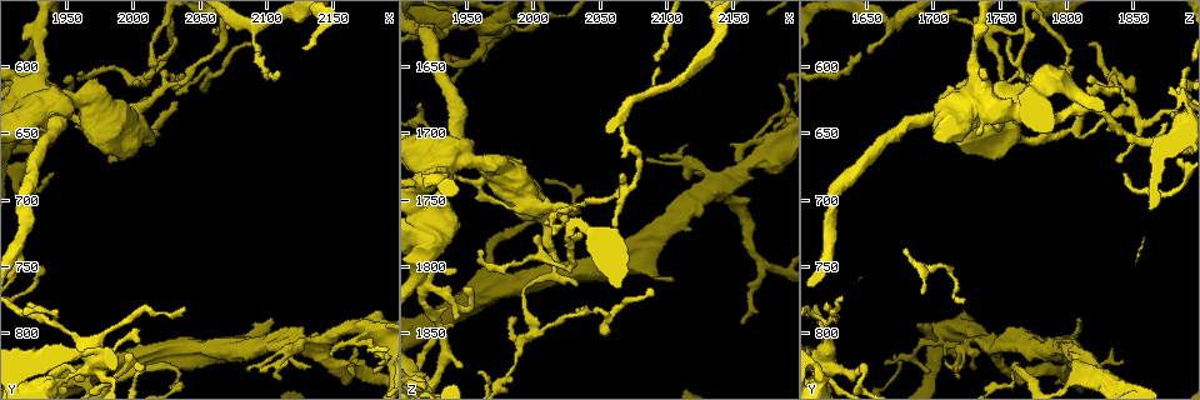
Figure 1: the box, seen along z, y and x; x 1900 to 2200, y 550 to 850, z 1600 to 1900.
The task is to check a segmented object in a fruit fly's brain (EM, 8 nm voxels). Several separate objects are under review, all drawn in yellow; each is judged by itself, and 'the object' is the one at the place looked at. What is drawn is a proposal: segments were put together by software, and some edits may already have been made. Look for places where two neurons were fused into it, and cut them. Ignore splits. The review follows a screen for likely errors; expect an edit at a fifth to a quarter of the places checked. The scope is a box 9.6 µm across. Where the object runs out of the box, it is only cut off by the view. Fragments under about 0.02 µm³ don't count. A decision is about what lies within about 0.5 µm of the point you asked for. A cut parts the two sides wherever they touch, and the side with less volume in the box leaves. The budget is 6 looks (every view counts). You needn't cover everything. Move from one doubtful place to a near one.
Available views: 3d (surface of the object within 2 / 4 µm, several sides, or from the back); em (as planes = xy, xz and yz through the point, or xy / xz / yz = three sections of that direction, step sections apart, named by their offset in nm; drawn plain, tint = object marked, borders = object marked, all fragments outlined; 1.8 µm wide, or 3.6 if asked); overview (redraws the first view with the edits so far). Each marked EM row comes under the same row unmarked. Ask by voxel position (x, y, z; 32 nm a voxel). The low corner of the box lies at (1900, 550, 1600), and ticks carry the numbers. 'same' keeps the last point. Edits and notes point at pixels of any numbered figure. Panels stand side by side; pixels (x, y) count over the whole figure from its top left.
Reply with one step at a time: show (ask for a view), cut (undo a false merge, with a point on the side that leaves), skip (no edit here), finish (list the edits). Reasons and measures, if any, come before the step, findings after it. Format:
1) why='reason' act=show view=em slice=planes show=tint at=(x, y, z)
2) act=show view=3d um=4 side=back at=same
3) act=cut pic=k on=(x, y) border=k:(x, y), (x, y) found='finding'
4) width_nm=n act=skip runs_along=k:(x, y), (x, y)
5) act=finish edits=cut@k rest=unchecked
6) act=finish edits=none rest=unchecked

why='sudden change in width' act=show view=3d um=4 at=(1962, 642, 1732)

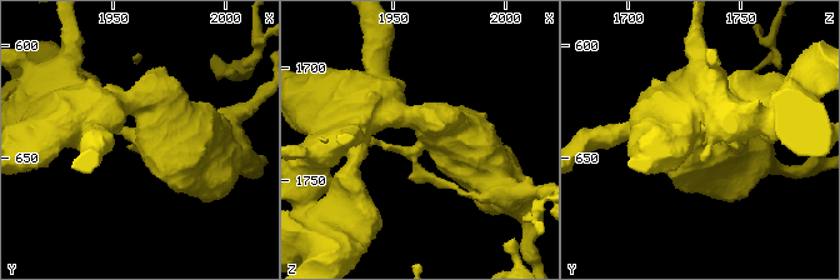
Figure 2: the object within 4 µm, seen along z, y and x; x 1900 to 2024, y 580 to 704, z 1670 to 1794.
arm_widths_nm=420,800 why='now the EM' act=show view=em um=3.6 slice=xy step=4 show=tint at=(1963, 641, 1735)

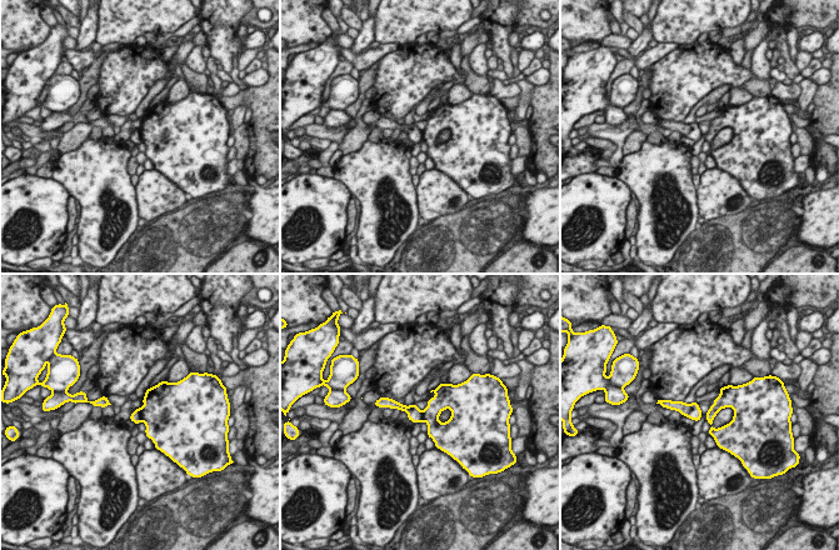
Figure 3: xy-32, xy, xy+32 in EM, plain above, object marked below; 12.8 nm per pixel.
act=show view=em um=3.6 slice=planes show=tint at=same

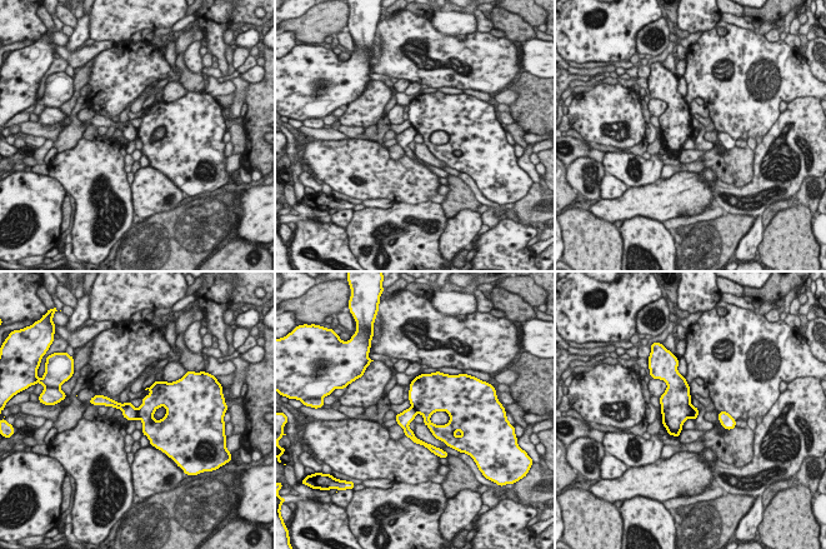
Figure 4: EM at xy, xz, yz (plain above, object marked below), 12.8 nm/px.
act=cut pic=4 on=(129, 412) found='a second neuron is stuck on'

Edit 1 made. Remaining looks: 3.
act=show view=overview

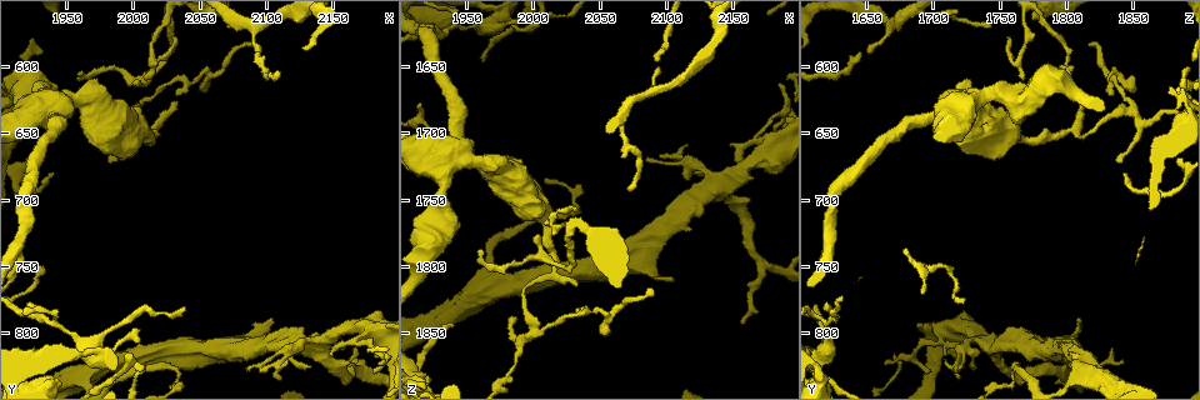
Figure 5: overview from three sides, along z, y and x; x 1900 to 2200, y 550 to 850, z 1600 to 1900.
why='abrupt turn' act=show view=em slice=xy step=4 show=tint at=(2008, 608, 1794)

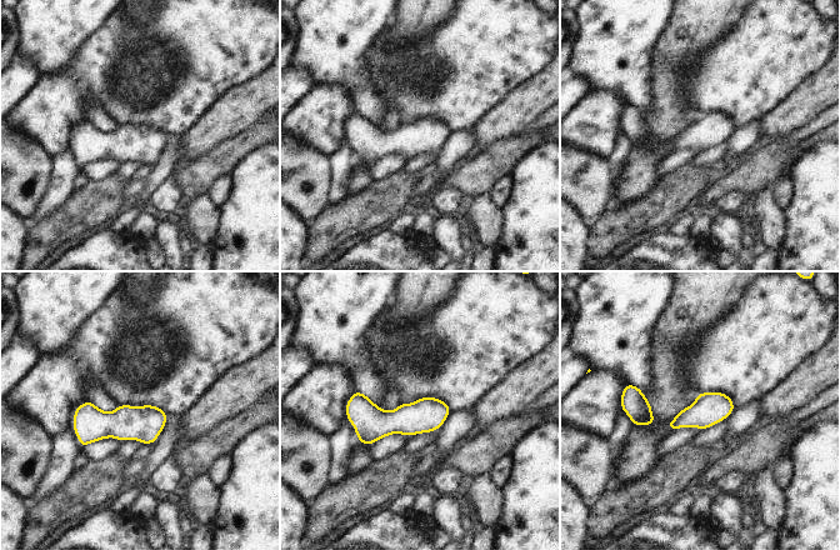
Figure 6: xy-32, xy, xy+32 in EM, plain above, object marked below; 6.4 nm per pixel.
act=show view=em slice=planes show=borders at=same

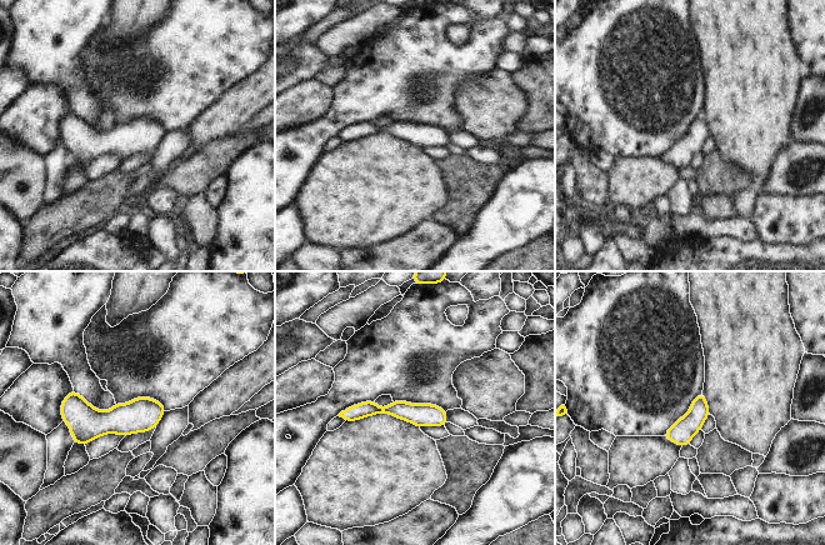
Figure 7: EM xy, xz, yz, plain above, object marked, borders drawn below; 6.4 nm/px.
width_nm=150 act=skip runs_along=7:(344, 414), (405, 410), (444, 420) found='one neuron here'

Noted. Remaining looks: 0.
act=finish edits=cut@4 rest=unchecked

